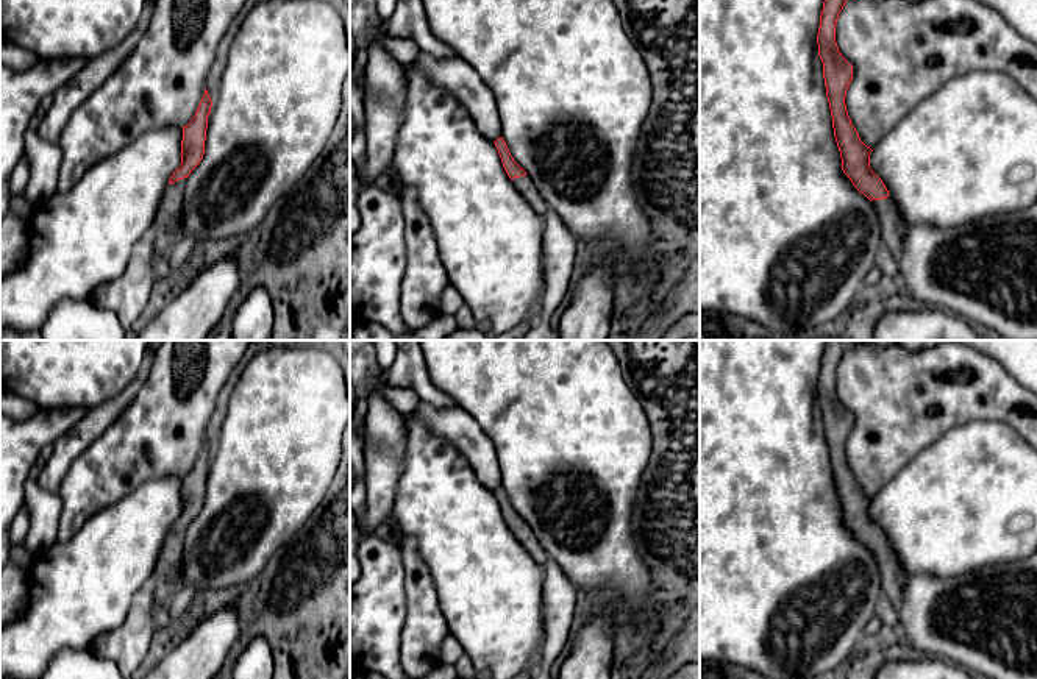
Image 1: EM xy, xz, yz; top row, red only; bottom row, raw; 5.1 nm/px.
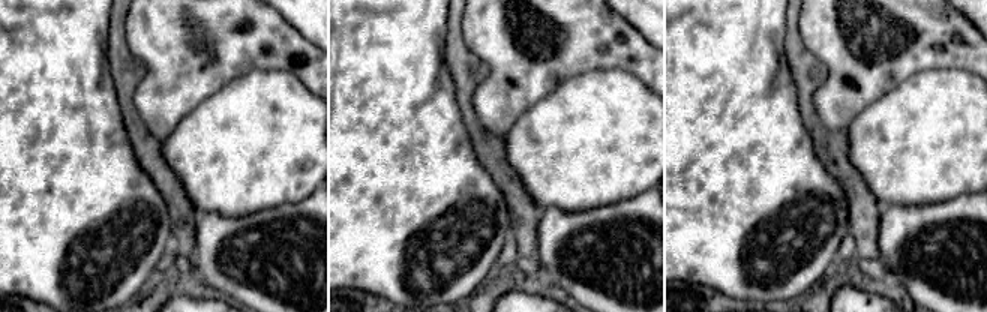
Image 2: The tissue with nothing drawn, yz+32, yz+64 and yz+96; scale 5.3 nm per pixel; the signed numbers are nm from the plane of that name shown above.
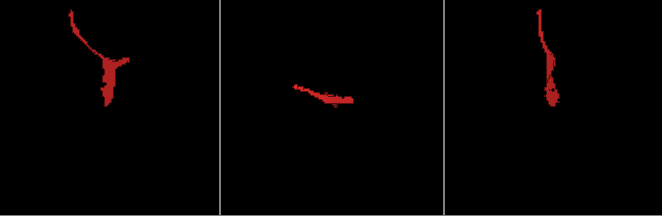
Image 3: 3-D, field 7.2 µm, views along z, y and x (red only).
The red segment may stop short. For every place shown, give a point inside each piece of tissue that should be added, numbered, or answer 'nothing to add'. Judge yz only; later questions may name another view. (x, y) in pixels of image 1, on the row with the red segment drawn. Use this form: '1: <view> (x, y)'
1: yz (894, 228)

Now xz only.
1: xz (523, 184)

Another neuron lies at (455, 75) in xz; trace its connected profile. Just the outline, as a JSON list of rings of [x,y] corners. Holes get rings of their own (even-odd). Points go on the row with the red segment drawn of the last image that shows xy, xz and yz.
[[[419,53],[412,66],[458,100],[486,139],[495,142],[501,137],[495,95],[469,62],[461,56],[436,58]]]

